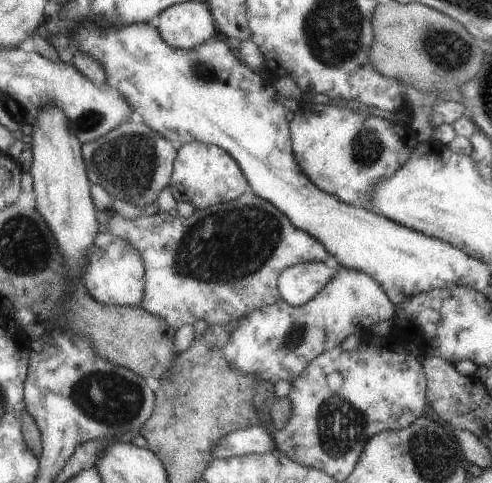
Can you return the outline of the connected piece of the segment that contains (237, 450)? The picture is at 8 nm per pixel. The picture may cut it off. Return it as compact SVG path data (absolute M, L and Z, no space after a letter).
M256 424L247 429L228 433L212 447L211 456L214 459L225 459L252 453L265 453L276 448L268 432Z

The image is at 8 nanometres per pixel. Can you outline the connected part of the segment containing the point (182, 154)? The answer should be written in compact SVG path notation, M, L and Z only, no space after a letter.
M190 141L177 146L173 171L168 185L176 201L190 202L195 209L205 209L216 203L230 202L249 191L238 163L223 148Z

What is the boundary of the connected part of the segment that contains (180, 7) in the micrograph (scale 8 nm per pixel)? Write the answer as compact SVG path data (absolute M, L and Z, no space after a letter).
M205 1L173 4L149 22L166 44L177 49L191 49L218 36L214 17Z

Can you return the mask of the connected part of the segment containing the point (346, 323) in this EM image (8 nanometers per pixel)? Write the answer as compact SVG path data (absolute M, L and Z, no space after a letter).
M335 261L331 262L335 266L336 274L304 305L292 306L280 298L265 307L251 310L238 321L238 326L229 334L223 348L224 358L235 371L254 375L267 385L275 385L282 379L292 382L319 354L338 347L347 336L359 334L362 337L369 337L372 324L394 319L397 312L394 303L374 278L365 272L342 266Z

